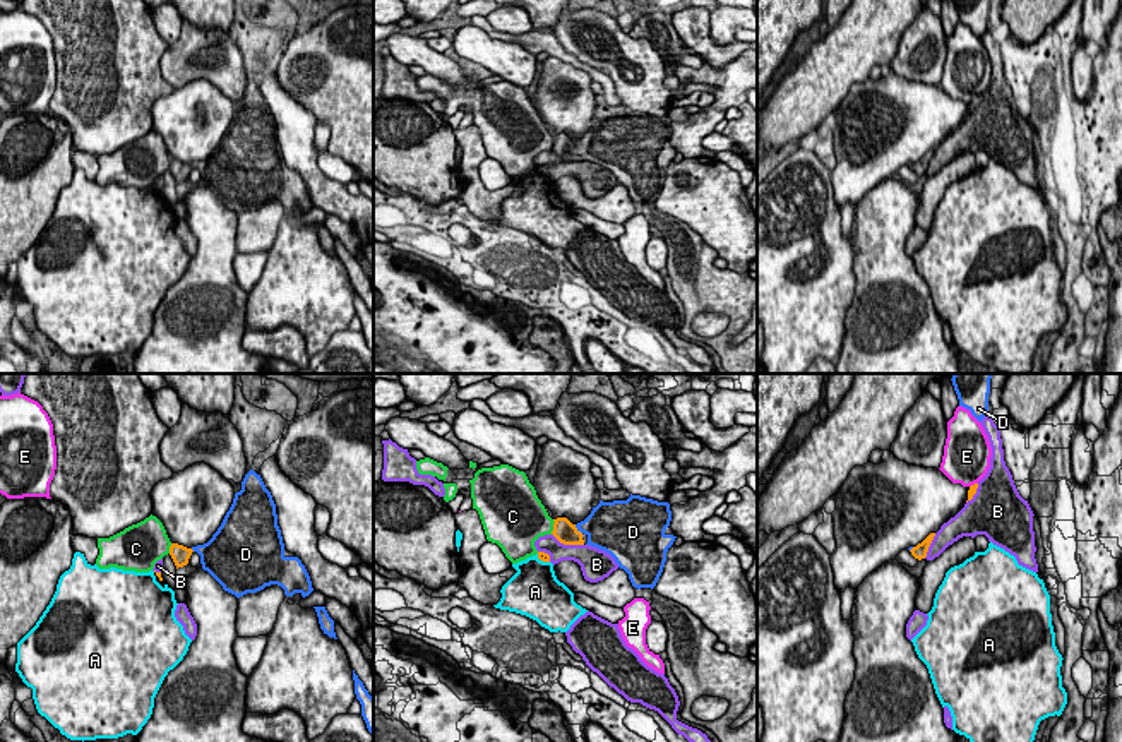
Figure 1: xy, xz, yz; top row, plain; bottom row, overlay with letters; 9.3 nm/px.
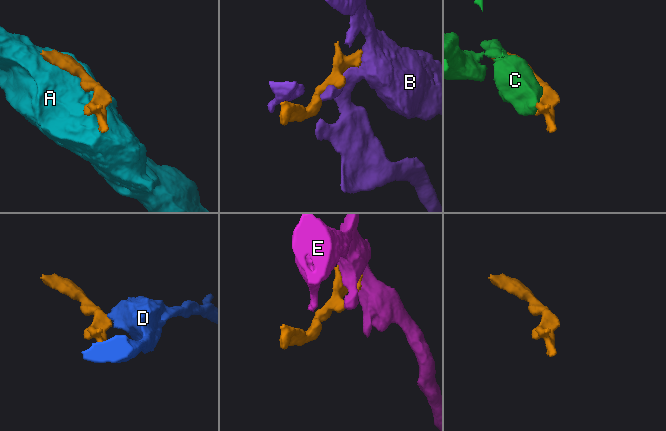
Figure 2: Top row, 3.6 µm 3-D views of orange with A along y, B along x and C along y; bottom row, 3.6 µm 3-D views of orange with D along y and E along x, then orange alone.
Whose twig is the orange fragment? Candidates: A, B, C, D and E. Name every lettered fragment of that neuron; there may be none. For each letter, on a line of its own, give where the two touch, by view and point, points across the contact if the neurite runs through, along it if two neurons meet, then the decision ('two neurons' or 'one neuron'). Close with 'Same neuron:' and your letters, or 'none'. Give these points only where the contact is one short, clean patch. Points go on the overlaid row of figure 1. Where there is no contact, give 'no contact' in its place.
A: contact xz (542, 559); two neurons
B: contact xz (567, 544); two neurons
C: contact xz (554, 526); two neurons
D: contact xz (576, 530); way xz (564, 530), (576, 530), (602, 526); one neuron
E: contact yz (975, 484); two neurons
Same neuron: D

